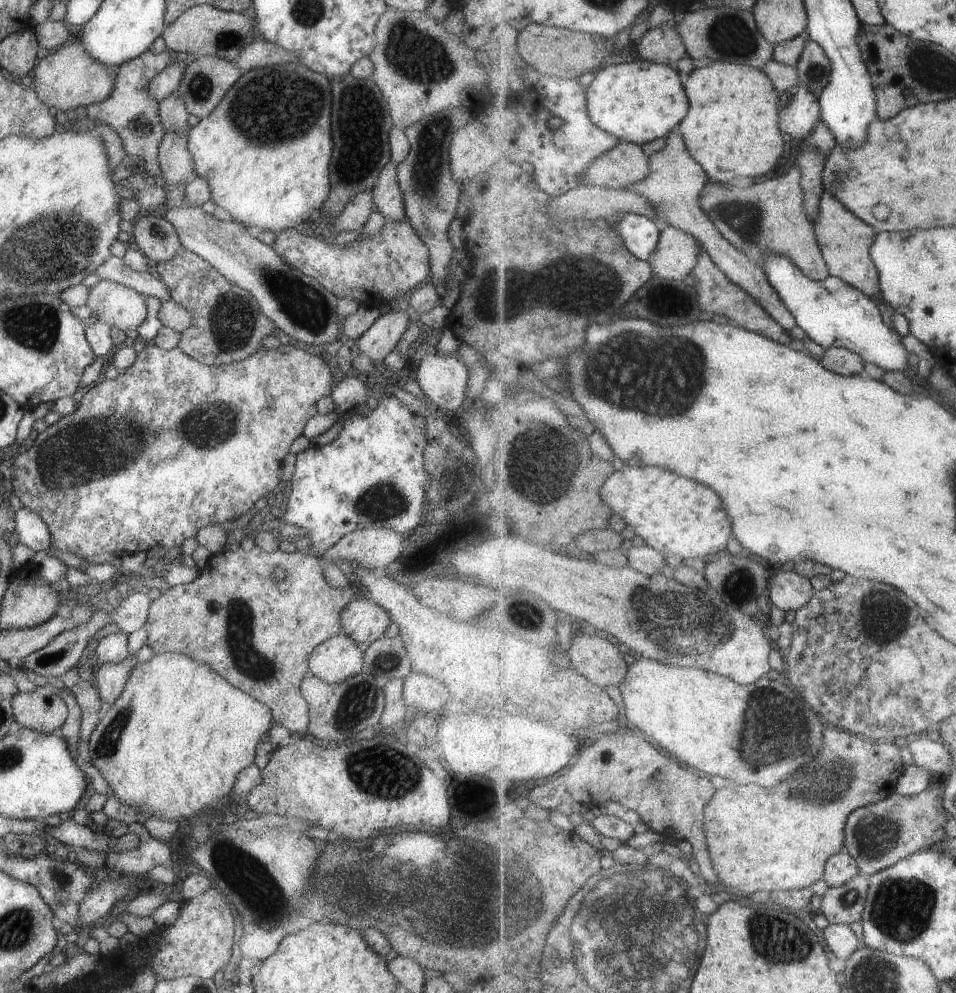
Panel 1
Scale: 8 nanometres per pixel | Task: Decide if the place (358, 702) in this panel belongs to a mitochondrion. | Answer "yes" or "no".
yes

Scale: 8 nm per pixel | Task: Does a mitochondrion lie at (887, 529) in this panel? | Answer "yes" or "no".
no

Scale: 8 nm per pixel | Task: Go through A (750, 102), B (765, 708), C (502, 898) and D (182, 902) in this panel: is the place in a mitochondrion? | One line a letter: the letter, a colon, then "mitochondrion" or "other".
A: other
B: mitochondrion
C: mitochondrion
D: other

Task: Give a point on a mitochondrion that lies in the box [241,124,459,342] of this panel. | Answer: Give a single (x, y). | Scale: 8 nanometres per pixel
(299, 302)

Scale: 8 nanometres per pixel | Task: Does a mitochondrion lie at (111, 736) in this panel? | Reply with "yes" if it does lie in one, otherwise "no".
yes

